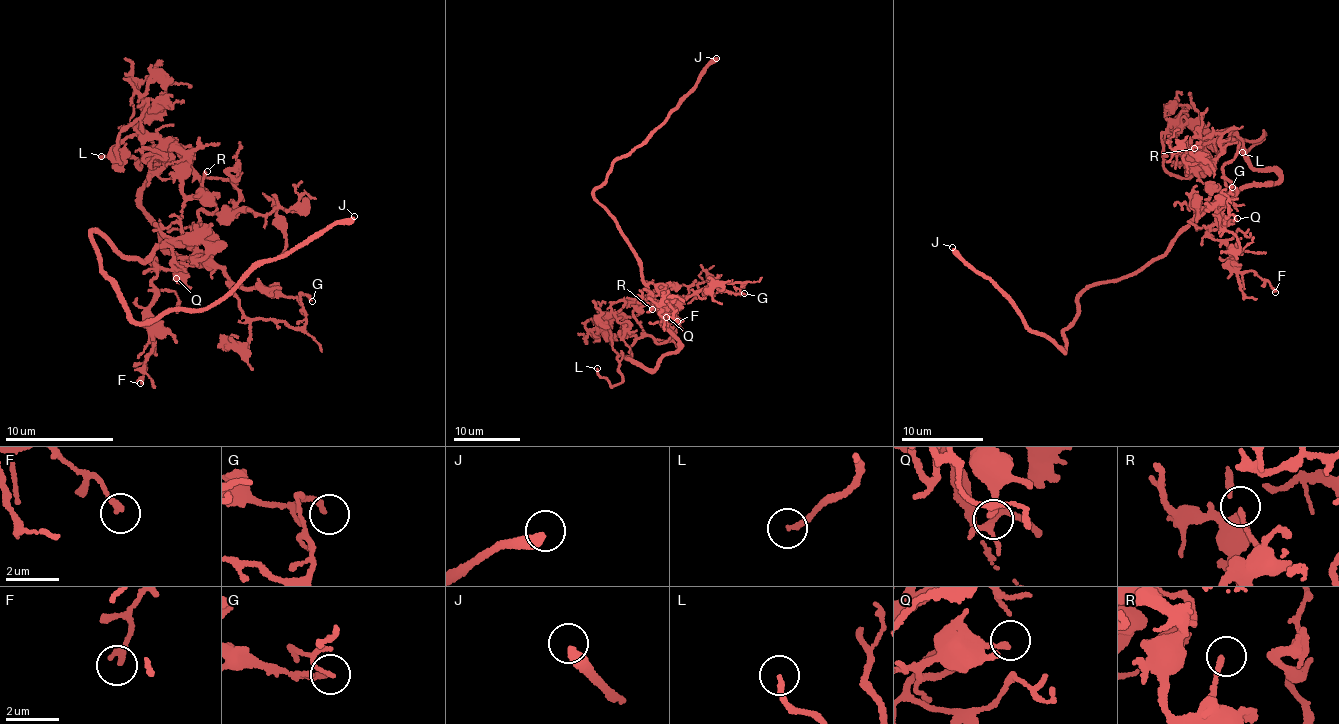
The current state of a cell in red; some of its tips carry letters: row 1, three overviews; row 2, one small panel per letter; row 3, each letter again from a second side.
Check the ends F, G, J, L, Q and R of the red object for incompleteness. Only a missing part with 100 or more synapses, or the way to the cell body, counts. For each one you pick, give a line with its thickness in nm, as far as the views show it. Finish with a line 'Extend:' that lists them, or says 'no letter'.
J: Thickness 420 nm
L: Thickness 200 nm
Extend: J, L

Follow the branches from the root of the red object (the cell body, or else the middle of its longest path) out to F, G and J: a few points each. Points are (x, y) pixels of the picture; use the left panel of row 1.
F: (159, 248), (171, 249), (172, 266), (159, 268), (151, 281), (155, 290), (148, 331), (155, 346), (140, 383)
G: (159, 248), (191, 239), (206, 250), (194, 259), (209, 259), (232, 282), (307, 295), (312, 301)
J: (159, 248), (140, 260), (89, 233), (101, 272), (136, 320), (216, 302), (257, 263), (354, 216)

